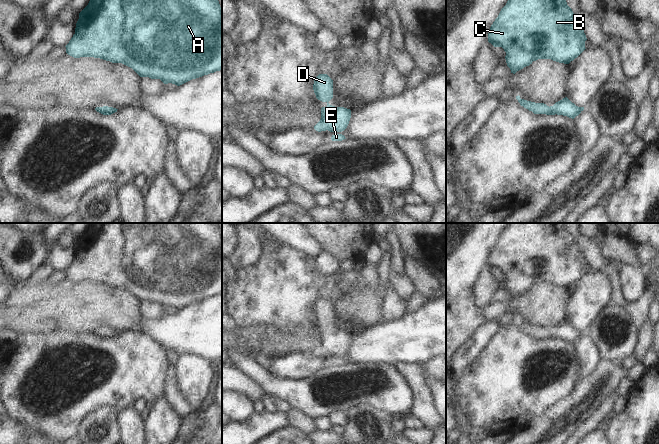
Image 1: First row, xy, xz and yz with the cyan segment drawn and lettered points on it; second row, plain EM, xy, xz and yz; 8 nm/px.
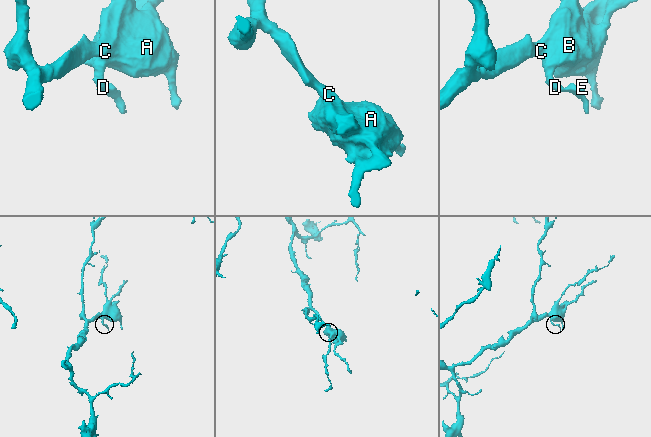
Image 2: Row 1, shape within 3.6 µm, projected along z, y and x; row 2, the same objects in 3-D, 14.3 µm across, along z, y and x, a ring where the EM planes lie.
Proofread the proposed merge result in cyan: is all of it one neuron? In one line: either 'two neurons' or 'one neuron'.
one neuron

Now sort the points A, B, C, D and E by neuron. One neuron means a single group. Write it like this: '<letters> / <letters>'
A B C D E

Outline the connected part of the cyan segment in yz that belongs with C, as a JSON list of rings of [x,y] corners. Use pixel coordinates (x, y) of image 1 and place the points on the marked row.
[[[508,0],[488,33],[488,42],[494,47],[502,47],[506,52],[506,63],[513,74],[538,59],[569,64],[586,49],[586,40],[584,30],[566,0]]]

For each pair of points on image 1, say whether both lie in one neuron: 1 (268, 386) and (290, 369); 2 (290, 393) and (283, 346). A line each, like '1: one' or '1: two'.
1: two
2: two

